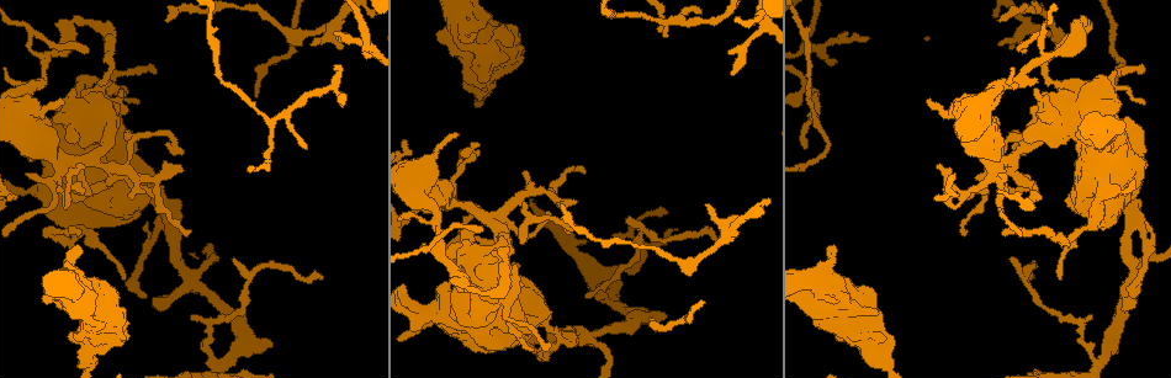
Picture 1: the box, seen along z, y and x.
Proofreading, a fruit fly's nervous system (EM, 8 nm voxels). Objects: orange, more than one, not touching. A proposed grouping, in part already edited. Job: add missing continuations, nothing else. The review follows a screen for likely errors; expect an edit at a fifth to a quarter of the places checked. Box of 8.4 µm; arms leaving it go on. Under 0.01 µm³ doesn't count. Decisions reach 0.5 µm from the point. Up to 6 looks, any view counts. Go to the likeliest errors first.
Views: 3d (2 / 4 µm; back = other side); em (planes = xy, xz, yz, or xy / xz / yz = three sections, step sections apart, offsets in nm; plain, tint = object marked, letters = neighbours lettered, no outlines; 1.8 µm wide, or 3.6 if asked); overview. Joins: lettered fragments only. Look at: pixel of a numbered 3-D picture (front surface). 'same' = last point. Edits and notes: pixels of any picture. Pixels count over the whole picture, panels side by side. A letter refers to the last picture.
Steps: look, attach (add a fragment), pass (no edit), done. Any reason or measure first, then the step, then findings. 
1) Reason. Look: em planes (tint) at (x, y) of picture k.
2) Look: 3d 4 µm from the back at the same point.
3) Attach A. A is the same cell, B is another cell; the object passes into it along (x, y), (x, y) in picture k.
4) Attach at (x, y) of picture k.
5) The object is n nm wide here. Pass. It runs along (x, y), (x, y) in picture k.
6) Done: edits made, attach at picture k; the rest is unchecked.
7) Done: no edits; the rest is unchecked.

Calibre changes. Look: em 3.6 µm planes (letters) at (1065, 94) of picture 1.

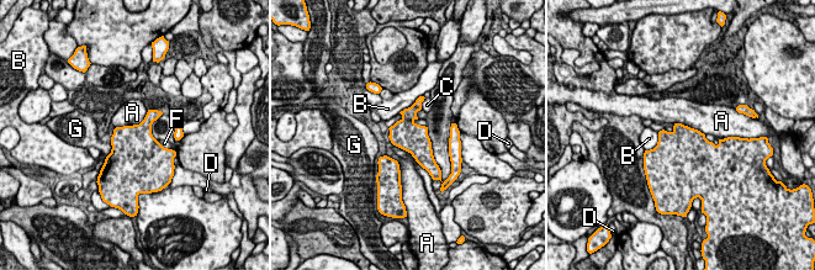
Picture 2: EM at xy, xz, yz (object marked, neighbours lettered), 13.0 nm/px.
Pass. A, B, C, D, F and G are other cells; a border runs along (148, 110), (138, 123), (115, 128) in picture 2; no lettered fragment goes on from it.

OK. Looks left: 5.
An open end. Look: 3d 2 µm at (731, 75) of picture 1.

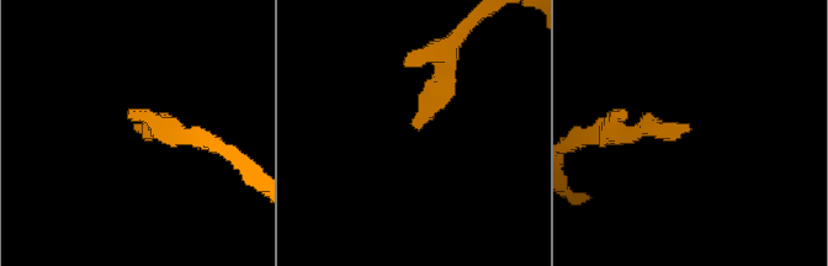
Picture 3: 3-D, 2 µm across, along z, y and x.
Need the tissue. Look: em yz step 8 (tint) at (135, 128) of picture 3.

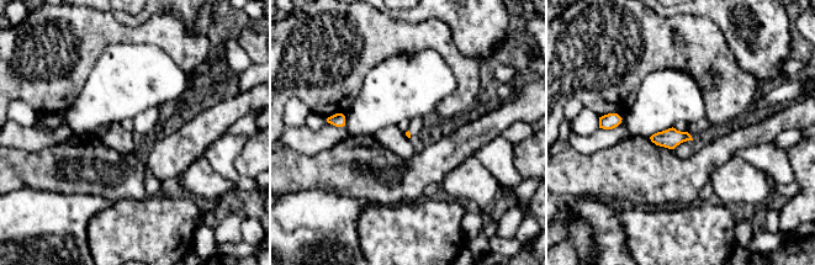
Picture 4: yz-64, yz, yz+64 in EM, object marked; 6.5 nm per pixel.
Look: em planes (letters) at the same point.

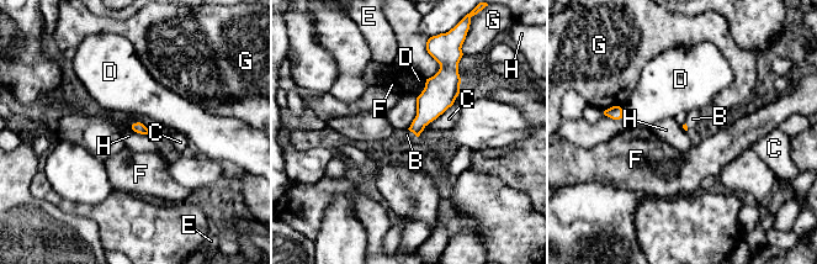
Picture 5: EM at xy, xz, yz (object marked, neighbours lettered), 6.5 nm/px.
Attach B. B is the same cell, C, D, E, F, G and H are other cells; the object passes into it along (434, 100), (413, 132), (407, 135) in picture 5; it goes on there.

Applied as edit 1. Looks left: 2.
See it whole again. Look: overview.

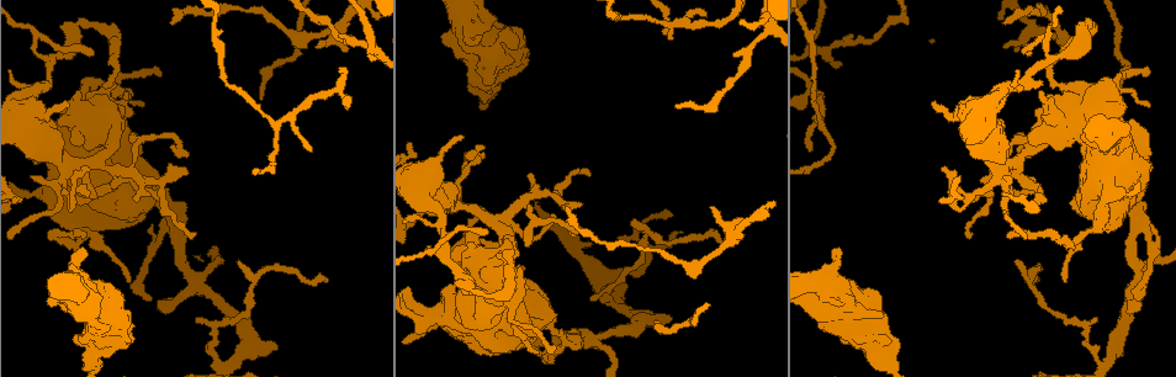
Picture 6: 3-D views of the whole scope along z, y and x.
Branch stops here. Look: em planes (letters) at (670, 314) of picture 6.

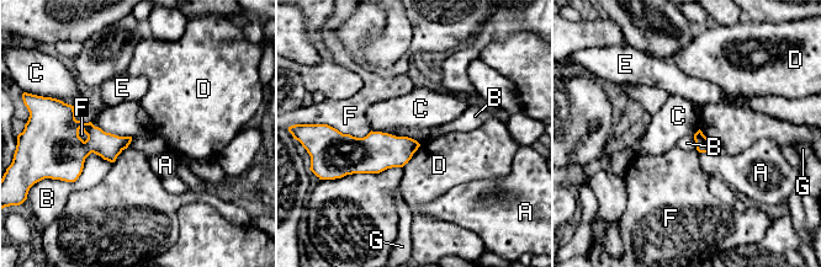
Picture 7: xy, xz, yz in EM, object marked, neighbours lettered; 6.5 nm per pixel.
The longest contact is with B, 340 nm. Pass. A, B, C, D, E, F and G are other cells; a border runs along (112, 161), (91, 153), (64, 181) in picture 7; none of them fits.

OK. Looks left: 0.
Done: edits made, attach at picture 5; the rest is unchecked.

